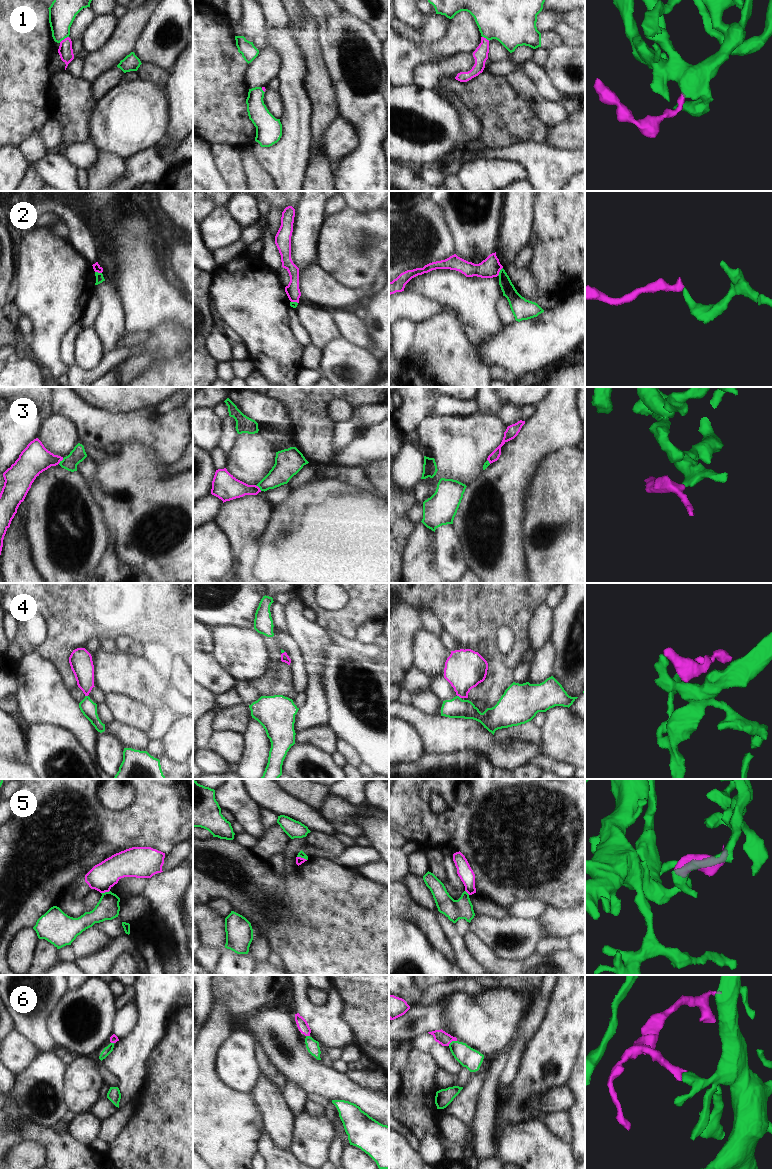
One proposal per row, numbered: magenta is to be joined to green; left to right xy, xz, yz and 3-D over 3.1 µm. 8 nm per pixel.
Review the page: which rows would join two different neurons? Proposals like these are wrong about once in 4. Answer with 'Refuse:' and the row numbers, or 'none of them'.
Refuse: 2, 3, 4, 5

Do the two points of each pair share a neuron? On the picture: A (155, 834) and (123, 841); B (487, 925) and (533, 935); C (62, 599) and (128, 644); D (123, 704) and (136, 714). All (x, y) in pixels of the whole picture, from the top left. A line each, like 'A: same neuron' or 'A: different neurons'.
A: same neuron
B: same neuron
C: different neurons
D: same neuron

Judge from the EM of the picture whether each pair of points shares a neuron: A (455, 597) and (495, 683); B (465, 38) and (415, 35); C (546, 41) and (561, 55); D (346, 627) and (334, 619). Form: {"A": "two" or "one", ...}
{"A": "one", "B": "two", "C": "two", "D": "one"}

